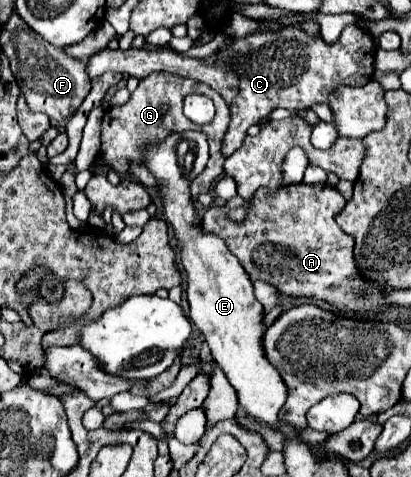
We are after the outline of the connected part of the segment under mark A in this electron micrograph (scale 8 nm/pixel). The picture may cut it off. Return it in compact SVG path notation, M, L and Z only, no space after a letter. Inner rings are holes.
M300 183L276 191L262 187L250 201L234 197L224 207L210 207L202 217L202 229L206 229L206 233L218 233L218 237L226 241L226 247L238 257L252 281L262 279L284 295L322 299L338 309L374 311L384 307L386 301L382 289L358 273L352 253L354 239L334 221L344 205L346 199L328 183ZM244 203L250 205L246 221L230 221L226 211ZM362 291L368 293L366 299L358 299Z

